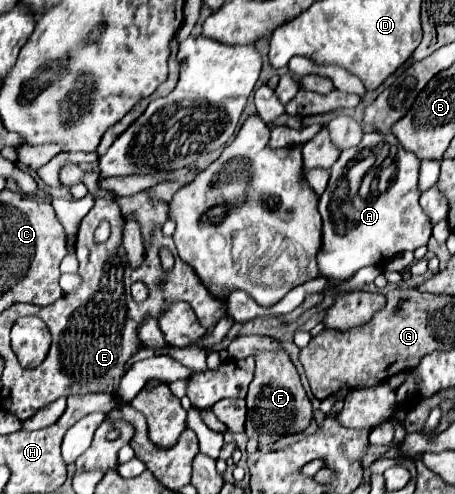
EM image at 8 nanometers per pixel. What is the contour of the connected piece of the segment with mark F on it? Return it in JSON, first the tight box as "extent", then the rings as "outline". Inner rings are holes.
{"extent":[246,352,314,446],"outline":[[[254,352],[256,372],[250,382],[250,390],[246,396],[248,420],[246,420],[246,436],[256,438],[260,446],[274,444],[280,436],[298,434],[308,428],[314,418],[312,402],[306,390],[300,384],[300,376],[286,352]]]}

